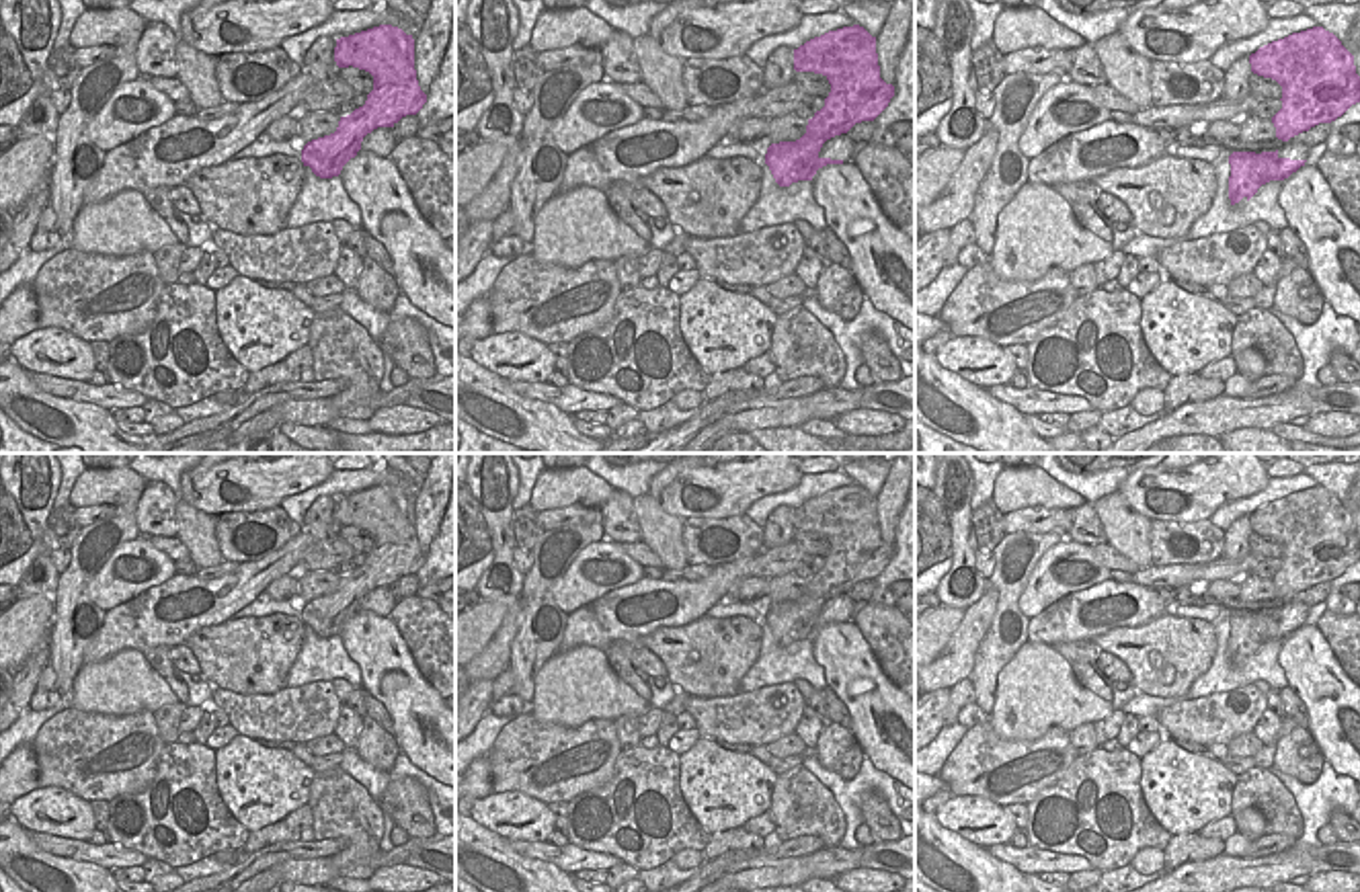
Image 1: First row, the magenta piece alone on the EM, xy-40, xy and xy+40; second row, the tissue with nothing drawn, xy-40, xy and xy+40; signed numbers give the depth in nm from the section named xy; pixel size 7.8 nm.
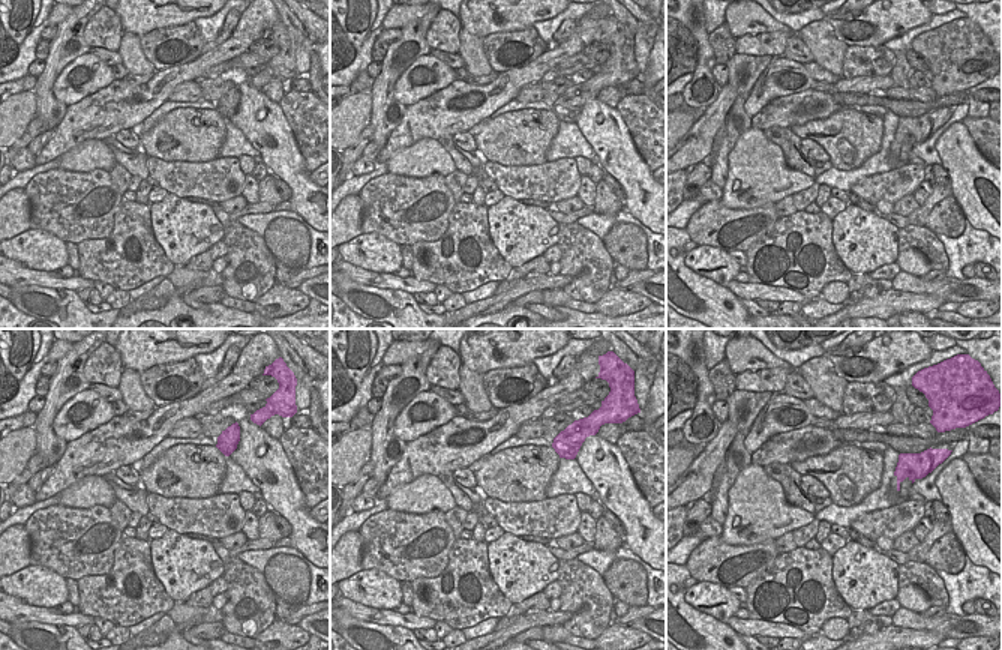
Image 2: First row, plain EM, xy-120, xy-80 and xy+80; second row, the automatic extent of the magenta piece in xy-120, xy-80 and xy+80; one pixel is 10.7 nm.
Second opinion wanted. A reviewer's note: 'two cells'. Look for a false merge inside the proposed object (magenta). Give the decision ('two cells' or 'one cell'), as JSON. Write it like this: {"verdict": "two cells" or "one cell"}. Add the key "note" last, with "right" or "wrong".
{"verdict": "two cells", "note": "right"}

